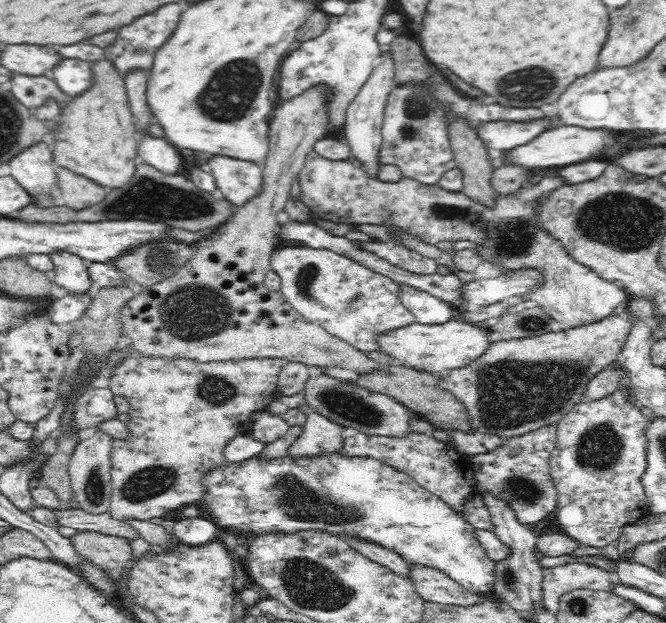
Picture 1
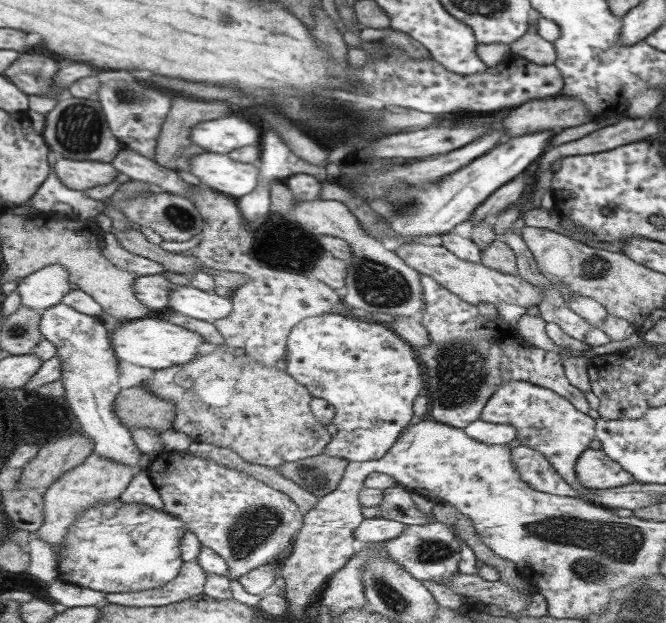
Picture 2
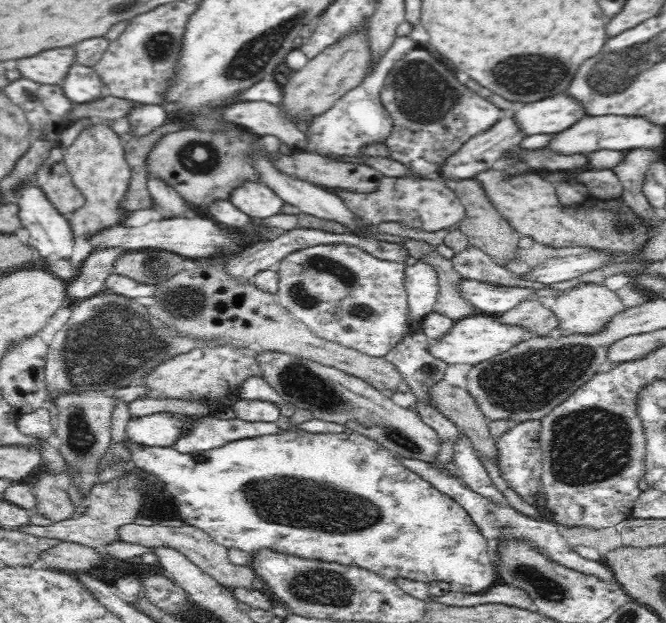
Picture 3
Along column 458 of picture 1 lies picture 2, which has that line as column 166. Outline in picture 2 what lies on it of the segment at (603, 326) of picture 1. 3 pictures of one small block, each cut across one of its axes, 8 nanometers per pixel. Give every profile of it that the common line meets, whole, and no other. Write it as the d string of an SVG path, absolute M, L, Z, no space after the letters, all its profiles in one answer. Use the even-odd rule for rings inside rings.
M225 344L217 345L217 348L215 348L213 352L197 355L195 358L192 358L192 360L193 362L188 362L185 365L175 365L168 369L152 371L141 383L146 390L152 392L157 398L168 400L174 404L172 429L186 434L193 442L207 442L207 444L215 444L215 446L221 448L230 448L243 458L243 460L253 464L260 464L261 466L277 467L280 464L285 464L285 462L293 462L294 460L301 460L302 458L322 454L323 447L329 442L329 434L327 434L327 430L321 426L321 422L317 420L311 410L312 398L309 398L310 391L304 386L301 386L301 383L298 383L292 375L287 374L284 370L276 369L274 365L263 366L247 355L237 354L233 348L227 347Z

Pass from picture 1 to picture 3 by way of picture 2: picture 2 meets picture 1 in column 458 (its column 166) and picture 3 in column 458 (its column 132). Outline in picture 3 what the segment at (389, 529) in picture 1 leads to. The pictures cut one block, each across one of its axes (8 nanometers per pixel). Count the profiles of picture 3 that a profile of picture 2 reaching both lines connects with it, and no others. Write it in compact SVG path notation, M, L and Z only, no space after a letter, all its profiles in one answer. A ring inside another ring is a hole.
M282 431L269 435L258 435L252 438L236 439L215 449L200 451L198 453L184 454L177 451L174 446L144 446L125 438L122 443L128 447L135 466L156 474L164 481L165 489L170 492L179 505L179 512L186 525L195 526L197 529L207 532L216 542L228 548L240 548L244 552L256 553L260 549L270 549L276 552L293 554L300 558L316 558L324 562L339 562L346 566L359 566L380 574L382 577L394 580L395 578L410 578L416 581L432 583L435 580L448 582L454 592L466 592L466 594L478 594L487 591L496 584L496 573L493 572L493 556L490 541L480 532L477 524L462 508L456 500L447 494L436 490L432 484L426 482L415 472L405 467L396 455L387 448L382 447L375 440L364 435L353 433L350 438L345 434L312 433L310 431Z

